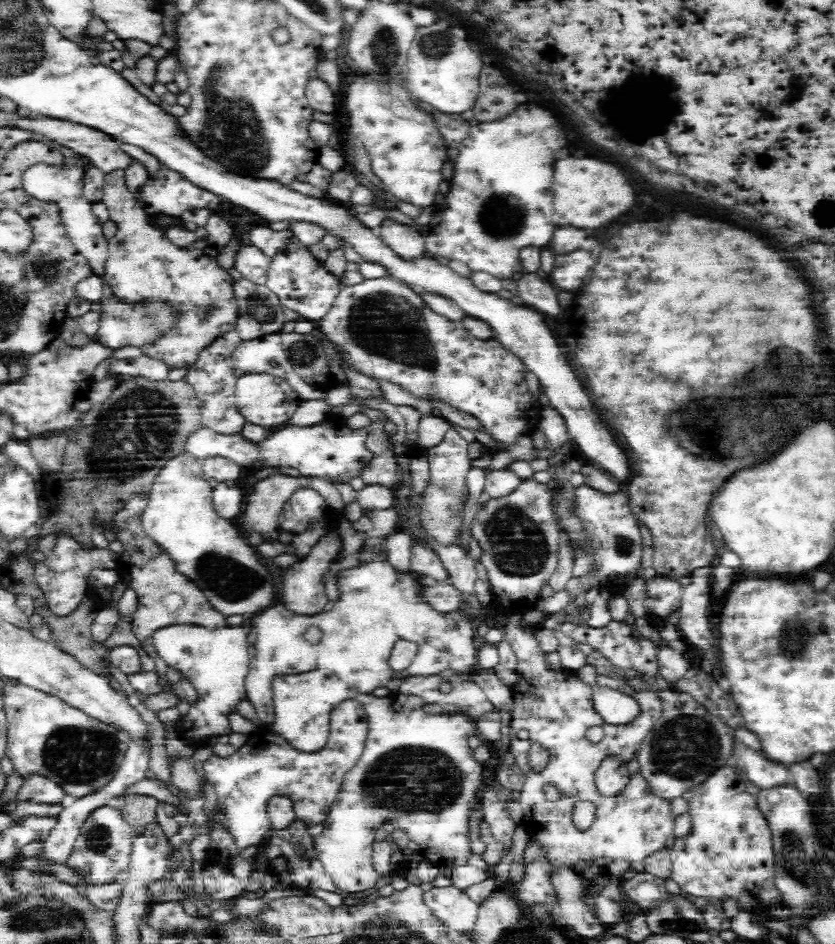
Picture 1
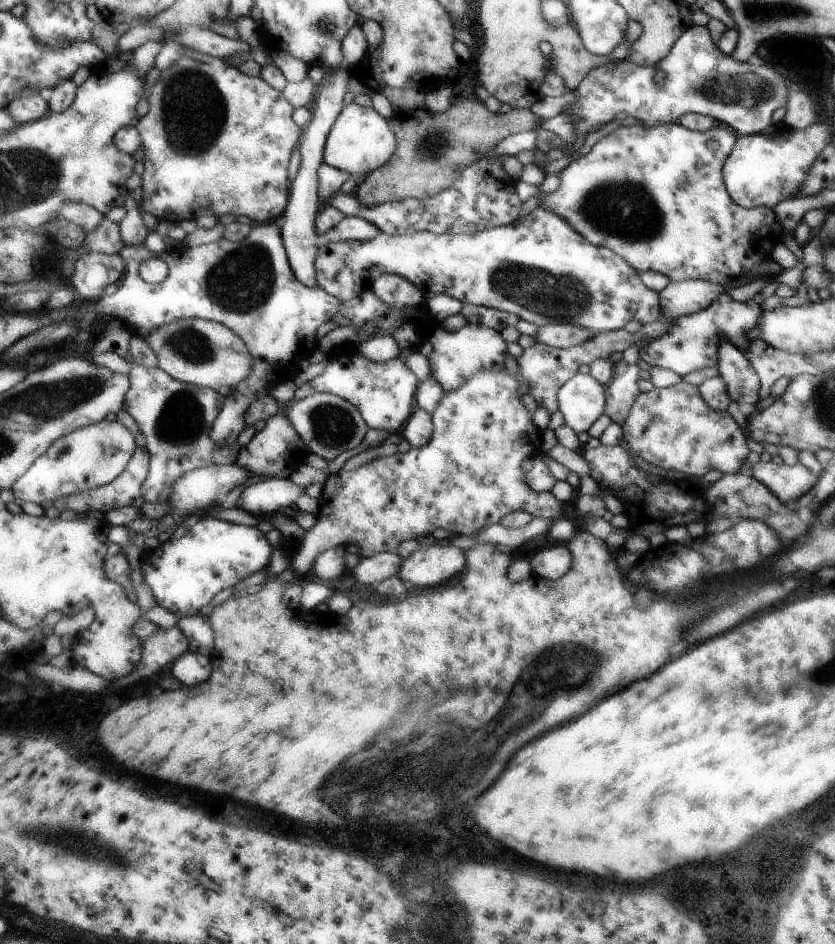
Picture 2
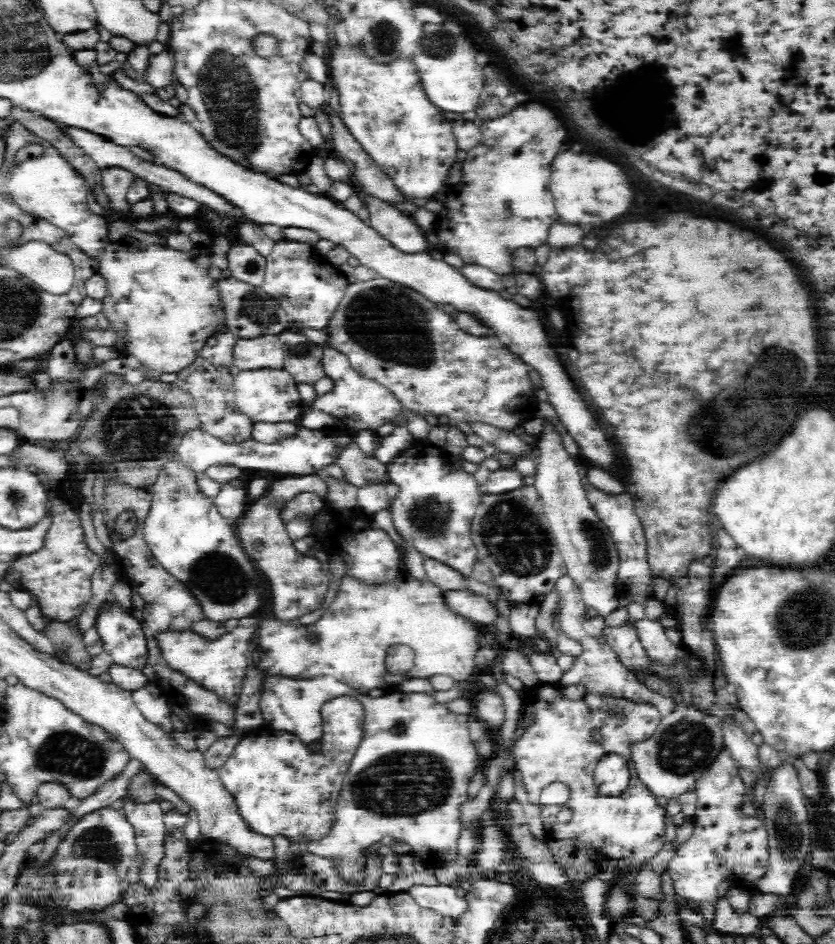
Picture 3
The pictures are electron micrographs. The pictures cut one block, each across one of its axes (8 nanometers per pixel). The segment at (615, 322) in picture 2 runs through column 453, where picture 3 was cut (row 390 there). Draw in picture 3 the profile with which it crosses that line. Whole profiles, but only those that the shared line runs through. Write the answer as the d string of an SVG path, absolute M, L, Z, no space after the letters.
M246 370L234 376L234 394L236 408L240 414L248 414L250 420L256 422L298 422L300 414L306 410L302 396L296 388L296 380L288 370Z

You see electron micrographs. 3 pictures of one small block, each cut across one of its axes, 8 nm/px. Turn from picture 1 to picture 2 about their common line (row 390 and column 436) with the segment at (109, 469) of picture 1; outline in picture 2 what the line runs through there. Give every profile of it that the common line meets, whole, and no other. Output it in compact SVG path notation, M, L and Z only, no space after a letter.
M385 88L381 94L393 106L393 116L389 122L397 132L399 148L397 154L385 166L381 166L381 170L375 170L359 184L355 194L367 206L403 202L407 198L433 198L453 188L469 166L475 166L485 154L495 152L505 138L533 132L543 124L543 118L531 110L511 108L507 114L493 114L479 98L457 98L457 102L453 102L445 114L435 114L425 106L427 92Z

